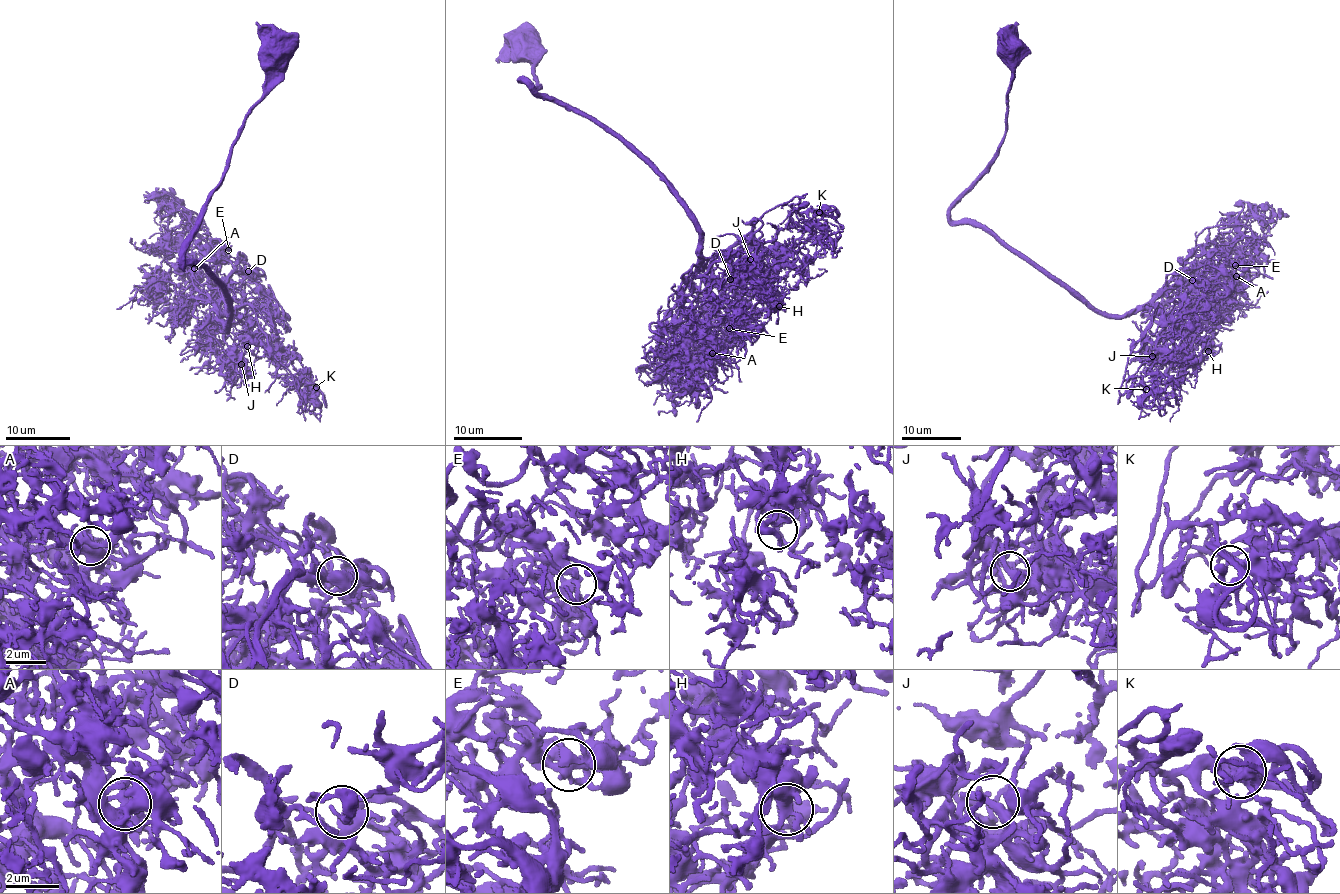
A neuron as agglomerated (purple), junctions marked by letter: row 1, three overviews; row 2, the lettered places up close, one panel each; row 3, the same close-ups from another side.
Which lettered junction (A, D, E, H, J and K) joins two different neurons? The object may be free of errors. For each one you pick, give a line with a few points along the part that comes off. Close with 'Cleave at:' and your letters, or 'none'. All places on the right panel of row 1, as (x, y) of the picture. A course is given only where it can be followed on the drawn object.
Cleave at: none

